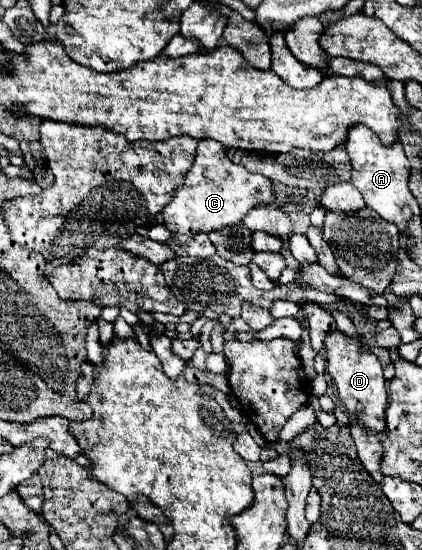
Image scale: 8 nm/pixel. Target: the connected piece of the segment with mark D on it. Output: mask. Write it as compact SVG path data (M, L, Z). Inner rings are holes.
M339 331L325 337L325 357L327 357L327 371L333 377L339 399L347 407L351 419L355 423L361 423L363 429L369 429L371 433L385 433L385 409L387 409L387 389L383 379L383 367L379 359L369 353L369 345L363 339L349 339L341 335Z

